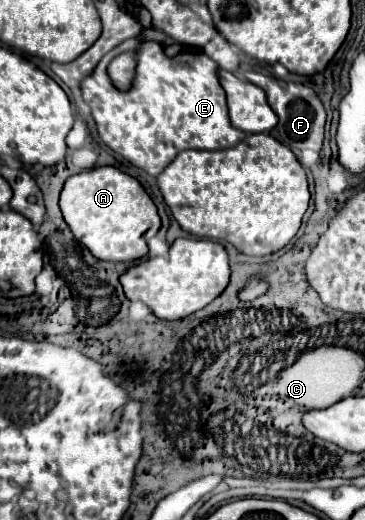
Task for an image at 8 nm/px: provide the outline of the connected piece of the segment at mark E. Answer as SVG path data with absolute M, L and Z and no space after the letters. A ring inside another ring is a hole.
M126 39L118 47L114 47L110 53L102 57L98 67L92 75L88 75L82 83L82 99L90 105L92 117L96 119L98 135L100 139L118 155L128 159L132 165L148 171L148 175L158 175L164 171L164 167L184 149L226 149L240 143L246 133L236 129L230 123L228 107L226 107L226 93L218 81L218 65L208 57L200 53L180 53L176 57L166 57L164 49L156 41L138 41L138 39ZM134 51L136 53L136 75L132 81L132 87L128 91L120 91L114 87L108 65L110 61L124 53Z

